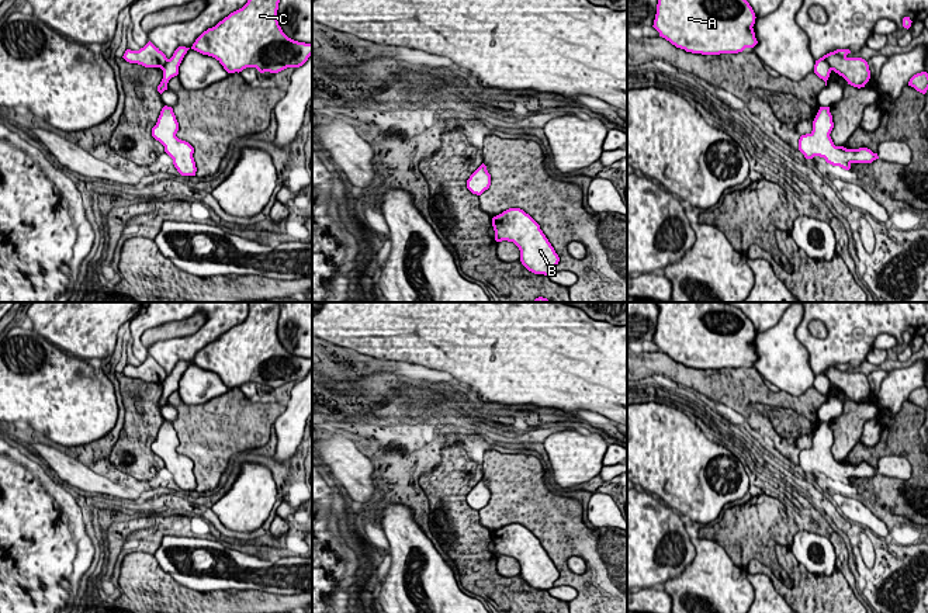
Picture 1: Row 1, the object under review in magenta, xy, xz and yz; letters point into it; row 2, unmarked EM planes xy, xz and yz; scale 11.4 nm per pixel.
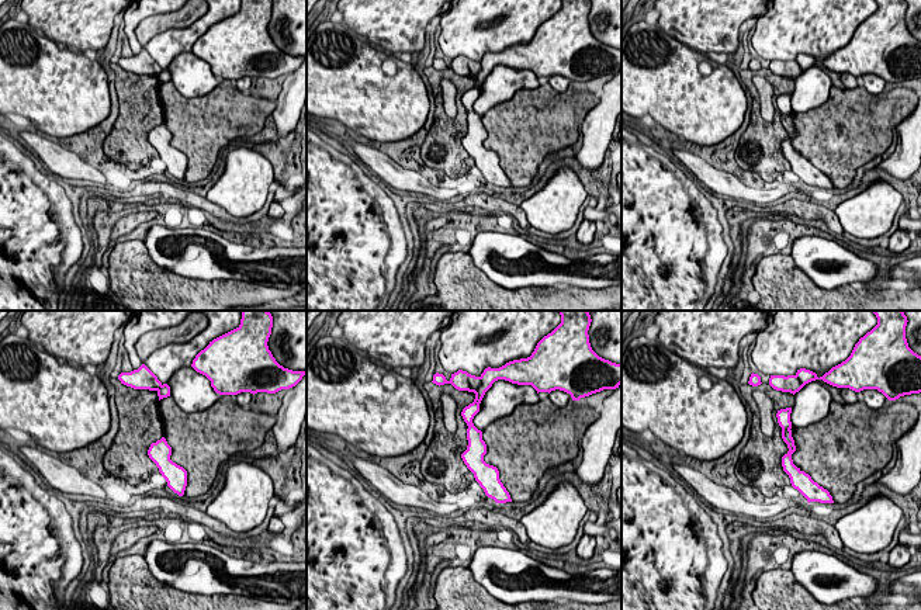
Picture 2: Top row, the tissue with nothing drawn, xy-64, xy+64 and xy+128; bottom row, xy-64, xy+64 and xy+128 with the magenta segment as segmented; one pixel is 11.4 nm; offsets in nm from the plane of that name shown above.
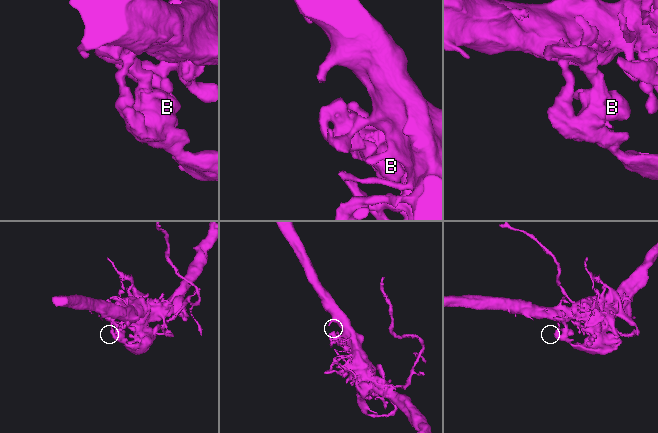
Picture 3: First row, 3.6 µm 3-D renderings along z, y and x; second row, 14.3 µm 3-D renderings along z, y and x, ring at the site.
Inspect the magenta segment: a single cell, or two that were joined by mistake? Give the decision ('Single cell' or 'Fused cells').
Fused cells

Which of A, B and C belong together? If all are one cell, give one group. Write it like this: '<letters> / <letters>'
A C / B

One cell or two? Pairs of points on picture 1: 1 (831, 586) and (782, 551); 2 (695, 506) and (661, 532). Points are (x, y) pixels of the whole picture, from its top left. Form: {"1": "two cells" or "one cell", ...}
{"1": "one cell", "2": "two cells"}

